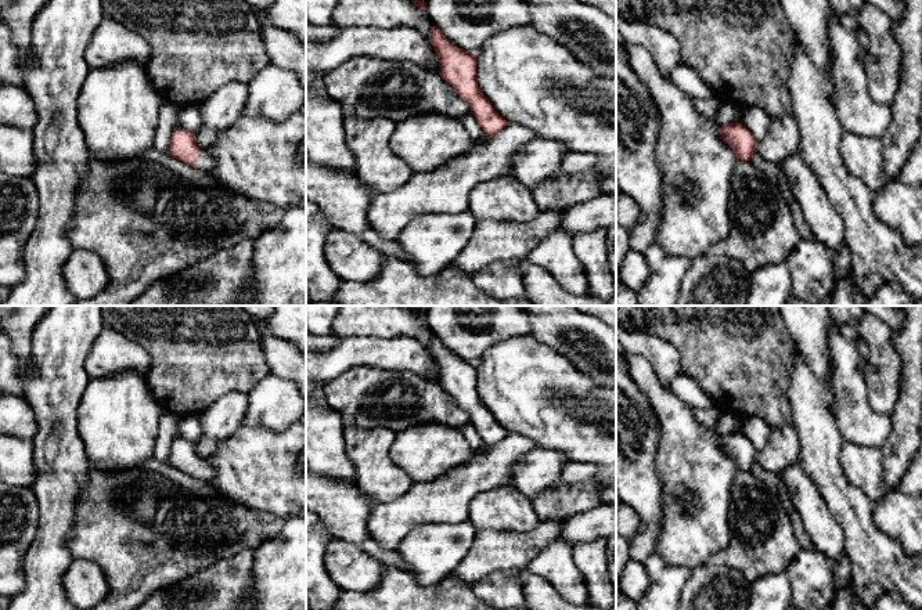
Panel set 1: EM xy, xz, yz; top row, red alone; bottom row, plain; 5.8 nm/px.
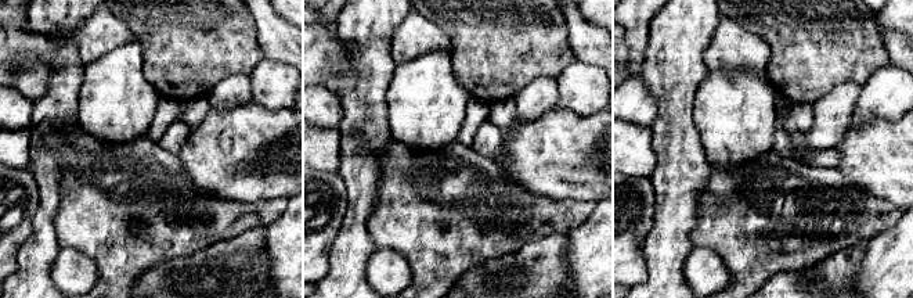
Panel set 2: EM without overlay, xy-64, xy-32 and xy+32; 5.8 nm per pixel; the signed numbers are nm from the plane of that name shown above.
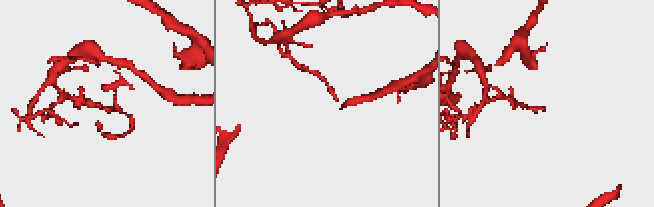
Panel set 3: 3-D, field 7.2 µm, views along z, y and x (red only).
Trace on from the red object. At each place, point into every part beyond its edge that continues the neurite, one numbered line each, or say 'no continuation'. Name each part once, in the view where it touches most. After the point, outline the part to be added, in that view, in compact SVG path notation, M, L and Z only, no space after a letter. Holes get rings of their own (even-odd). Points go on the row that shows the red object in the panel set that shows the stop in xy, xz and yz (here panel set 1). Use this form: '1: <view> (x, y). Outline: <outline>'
1: xy (205, 162). Outline: M201 149L198 152L198 165L197 169L199 170L210 170L215 166L215 159L205 151Z

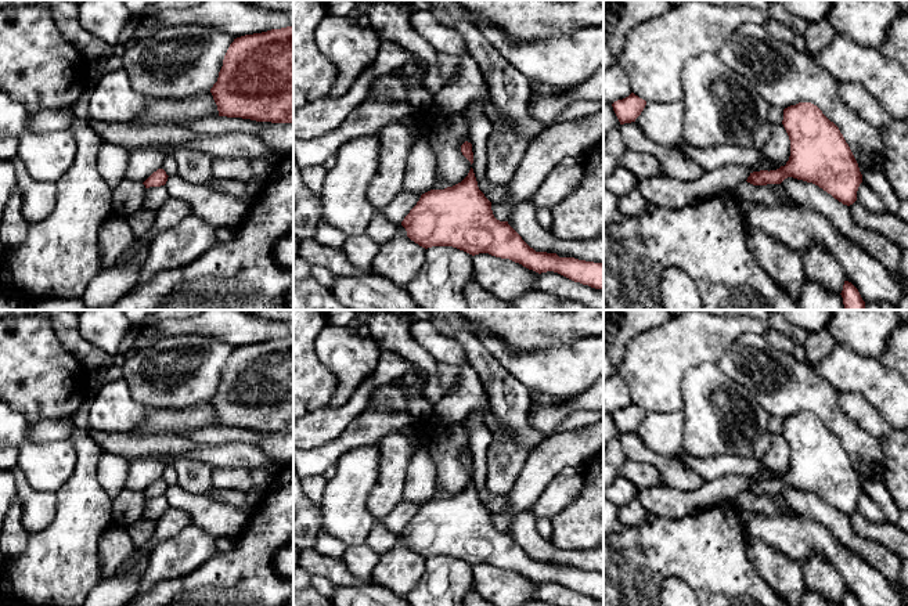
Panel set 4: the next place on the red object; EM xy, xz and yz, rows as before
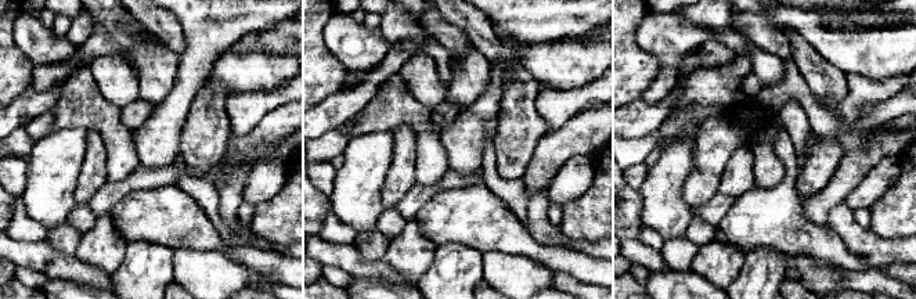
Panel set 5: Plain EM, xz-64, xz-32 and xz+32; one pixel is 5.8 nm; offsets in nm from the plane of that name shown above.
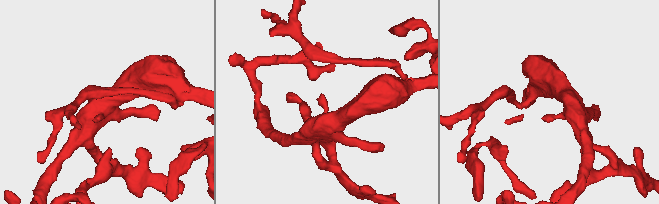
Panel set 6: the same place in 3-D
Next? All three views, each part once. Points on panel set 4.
no continuation

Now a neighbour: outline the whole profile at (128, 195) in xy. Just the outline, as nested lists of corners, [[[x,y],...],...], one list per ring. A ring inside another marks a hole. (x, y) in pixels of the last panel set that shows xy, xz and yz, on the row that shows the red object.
[[[126,177],[112,191],[114,214],[129,217],[143,208],[145,185]]]

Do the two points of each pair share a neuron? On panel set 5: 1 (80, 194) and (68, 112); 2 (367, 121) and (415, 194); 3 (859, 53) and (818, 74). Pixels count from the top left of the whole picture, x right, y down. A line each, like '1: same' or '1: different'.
1: different
2: different
3: different

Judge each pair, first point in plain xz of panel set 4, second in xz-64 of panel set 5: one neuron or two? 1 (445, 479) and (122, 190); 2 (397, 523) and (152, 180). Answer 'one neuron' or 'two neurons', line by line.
1: two neurons
2: one neuron

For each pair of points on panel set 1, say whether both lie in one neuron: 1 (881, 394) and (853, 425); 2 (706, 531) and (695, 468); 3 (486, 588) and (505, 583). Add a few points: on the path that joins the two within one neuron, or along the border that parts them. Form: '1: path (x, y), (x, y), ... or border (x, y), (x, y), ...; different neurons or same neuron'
1: border (863, 374), (868, 404), (877, 412), (890, 415); different neurons
2: path (697, 516), (697, 483); same neuron
3: path (490, 588), (501, 587); same neuron

